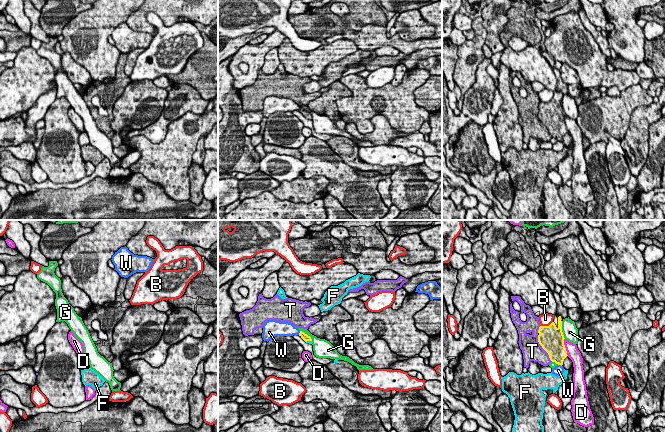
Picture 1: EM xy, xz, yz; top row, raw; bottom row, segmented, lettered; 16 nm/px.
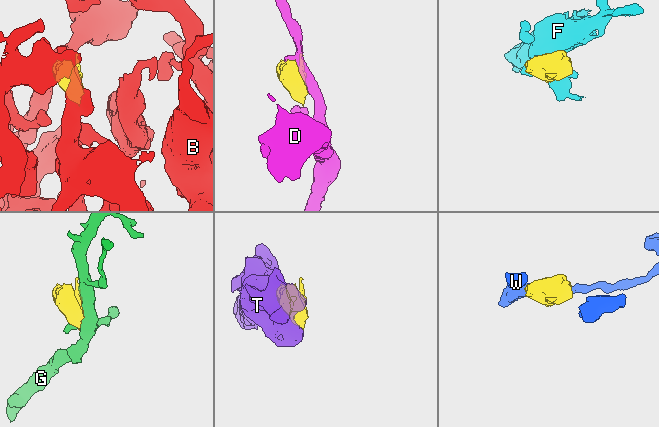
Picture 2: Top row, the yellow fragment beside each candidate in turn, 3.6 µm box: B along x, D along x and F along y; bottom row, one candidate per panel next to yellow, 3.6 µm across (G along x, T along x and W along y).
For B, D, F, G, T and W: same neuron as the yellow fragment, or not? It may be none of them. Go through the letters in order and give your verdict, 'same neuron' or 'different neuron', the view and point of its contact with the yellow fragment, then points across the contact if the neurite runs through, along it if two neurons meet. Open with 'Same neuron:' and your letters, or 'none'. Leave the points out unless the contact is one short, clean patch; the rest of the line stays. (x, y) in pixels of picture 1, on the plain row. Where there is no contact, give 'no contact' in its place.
Same neuron: F
B: different neuron; meets yellow in yz at (546, 102); border along yz (552, 97), (548, 101), (541, 102)
D: different neuron; meets yellow in yz at (564, 123)
F: same neuron; meets yellow in xz at (308, 116); runs through xz (305, 113), (308, 116), (310, 118)
G: different neuron; meets yellow in yz at (561, 106)
T: different neuron; meets yellow in yz at (542, 123)
W: different neuron; meets yellow in xz at (299, 109); border along xz (300, 107), (298, 110)

